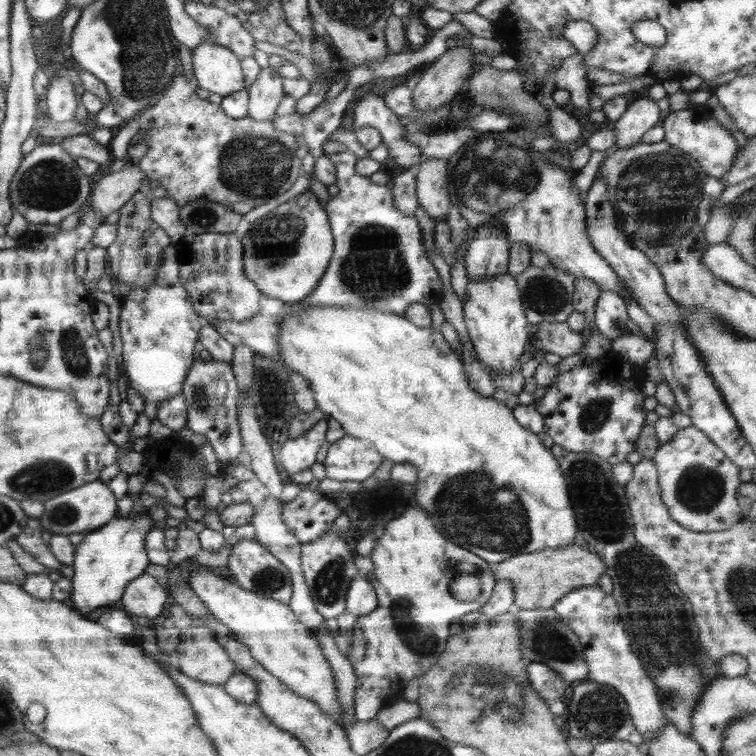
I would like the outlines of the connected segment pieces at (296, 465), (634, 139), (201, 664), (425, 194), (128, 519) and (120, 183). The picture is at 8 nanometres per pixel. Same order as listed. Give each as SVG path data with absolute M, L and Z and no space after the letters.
M319 421L312 429L300 437L284 440L284 444L278 451L278 464L289 475L296 474L300 470L310 469L316 461L316 454L325 442L327 428L326 421Z
M653 95L642 97L627 106L626 112L616 121L614 128L615 146L630 149L652 128L660 124L663 113Z
M210 638L182 640L176 652L181 672L205 684L223 686L236 672L227 651Z
M430 158L419 166L416 178L416 198L419 206L437 222L445 220L451 203L448 198L449 160Z
M132 511L121 517L115 516L102 527L86 532L74 553L74 576L72 591L67 602L85 617L98 607L103 607L122 598L130 581L145 572L150 560L146 555L146 536L154 528L154 519L147 511L140 515Z
M135 162L127 164L120 172L113 172L101 177L93 186L89 196L88 206L102 220L110 214L120 211L122 206L140 188L141 181L146 176L139 170Z

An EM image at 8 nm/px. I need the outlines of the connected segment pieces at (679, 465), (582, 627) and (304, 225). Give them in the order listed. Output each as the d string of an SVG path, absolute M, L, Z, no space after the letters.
M693 425L678 429L670 441L659 443L653 461L658 472L662 502L666 505L670 518L680 526L694 532L720 532L732 528L740 518L743 518L743 511L736 498L736 490L743 483L740 481L740 467L730 462L705 432Z
M600 585L583 586L565 594L553 606L555 619L568 626L583 649L588 668L587 680L610 686L620 692L629 707L629 718L642 735L643 742L658 735L658 727L666 725L660 707L657 684L648 677L638 656L631 650L631 642L620 619L616 599L602 590Z
M307 190L256 221L244 235L244 275L264 296L293 303L312 293L328 268L334 250L330 224L314 192Z

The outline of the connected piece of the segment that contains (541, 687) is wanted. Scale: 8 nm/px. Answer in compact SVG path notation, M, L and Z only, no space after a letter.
M530 663L526 665L526 672L531 688L542 699L548 702L563 699L566 684L553 669L539 663Z

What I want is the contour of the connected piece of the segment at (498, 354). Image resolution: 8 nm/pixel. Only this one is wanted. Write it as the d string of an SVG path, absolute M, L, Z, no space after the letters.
M508 273L492 276L483 282L468 283L465 292L464 324L478 360L485 364L487 370L494 369L500 375L519 369L520 357L529 341L530 328L515 278Z

